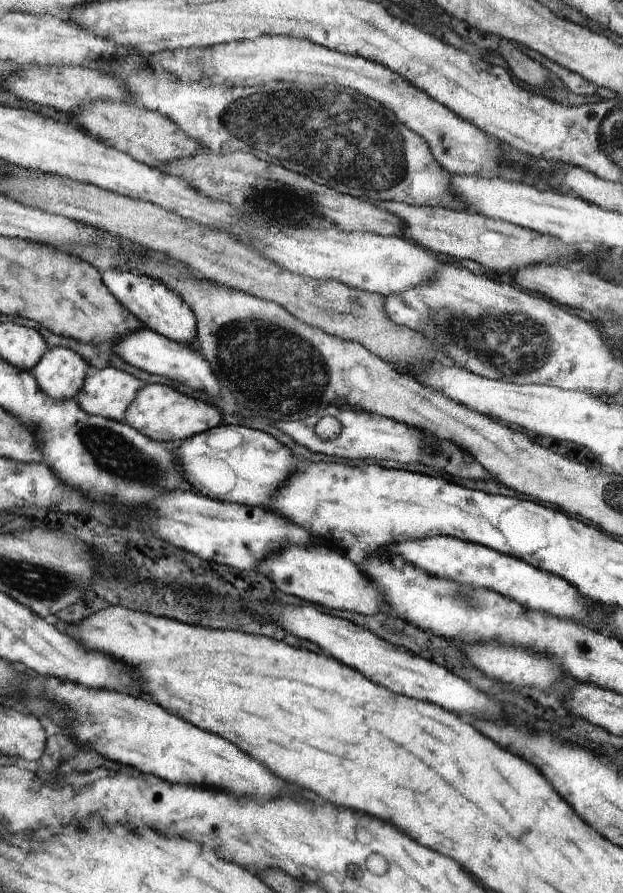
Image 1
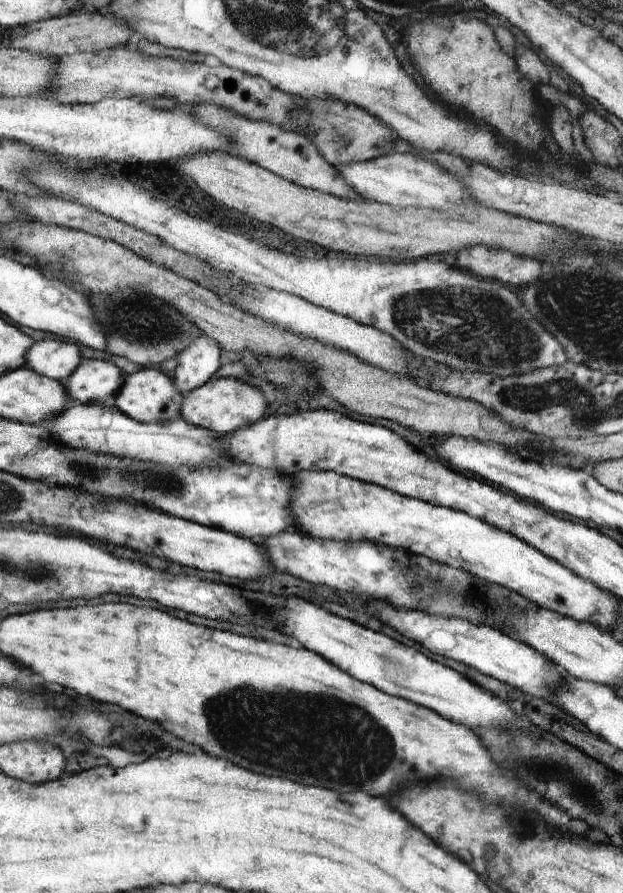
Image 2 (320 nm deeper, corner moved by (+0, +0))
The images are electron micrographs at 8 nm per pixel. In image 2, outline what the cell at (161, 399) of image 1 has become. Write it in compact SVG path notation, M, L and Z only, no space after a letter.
M222 377L212 379L184 396L181 416L195 427L208 429L217 435L227 435L260 421L266 406L266 398L259 388L234 377Z

